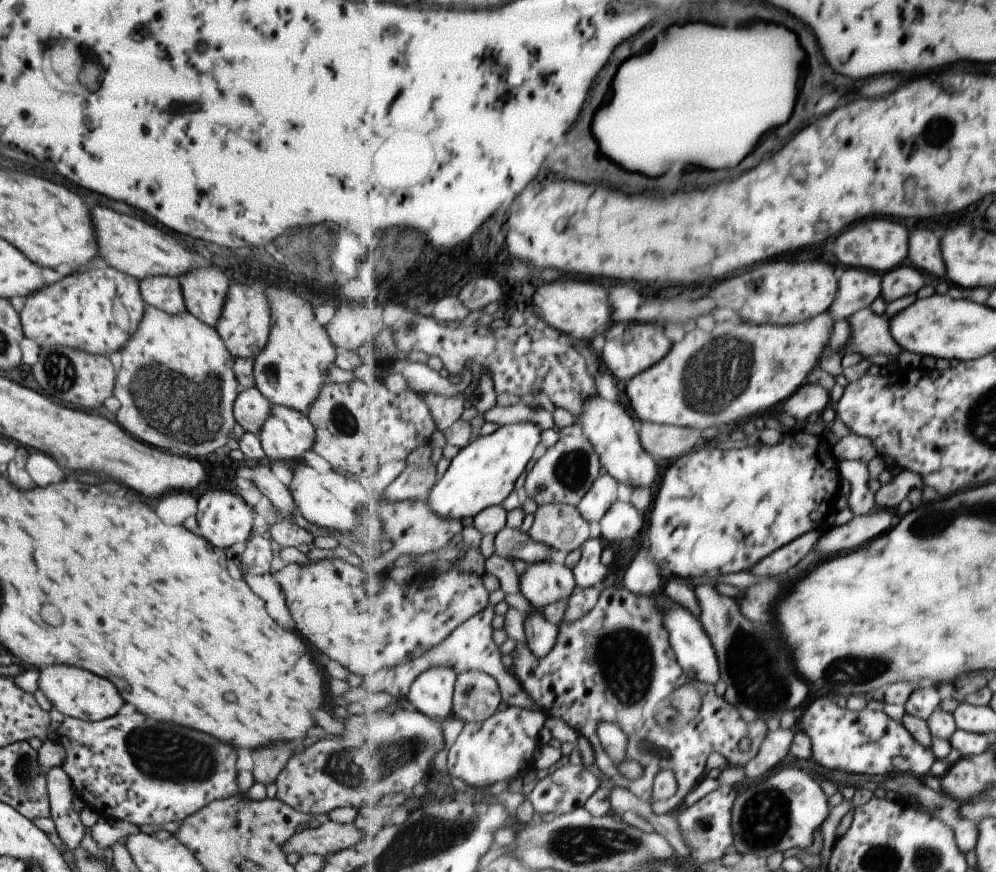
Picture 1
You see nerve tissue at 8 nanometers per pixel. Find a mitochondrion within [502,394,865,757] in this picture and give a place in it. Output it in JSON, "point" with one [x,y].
{"point":[755,690]}

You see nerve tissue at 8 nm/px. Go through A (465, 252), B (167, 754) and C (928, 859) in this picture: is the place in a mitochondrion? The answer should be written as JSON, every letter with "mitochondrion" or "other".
{"A":"other","B":"mitochondrion","C":"mitochondrion"}

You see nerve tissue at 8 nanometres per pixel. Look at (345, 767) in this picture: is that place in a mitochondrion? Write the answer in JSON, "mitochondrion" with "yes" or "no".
{"mitochondrion":"yes"}

